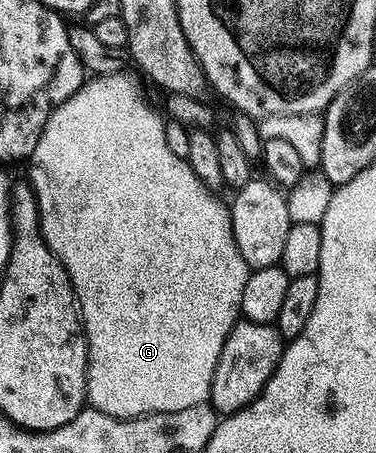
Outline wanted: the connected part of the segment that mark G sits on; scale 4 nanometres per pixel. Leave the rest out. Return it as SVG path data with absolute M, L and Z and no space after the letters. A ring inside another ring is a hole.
M123 71L112 74L92 75L80 86L78 92L70 95L54 112L46 123L42 135L38 139L38 147L34 147L28 165L27 180L32 186L32 191L36 195L36 206L40 208L40 234L44 236L44 241L52 249L52 253L64 264L64 270L68 273L68 278L72 284L72 289L76 293L76 304L80 310L80 320L84 322L84 338L88 341L88 388L86 390L86 401L91 408L102 411L111 417L144 417L148 413L165 413L166 411L182 411L182 407L194 407L205 404L212 395L212 380L214 371L218 367L218 359L222 355L222 347L230 335L237 321L241 320L240 304L242 303L242 291L246 288L246 279L250 272L246 259L242 259L242 251L238 251L238 243L232 234L232 210L227 204L224 205L215 197L217 195L206 183L194 173L185 158L174 155L170 147L166 147L166 131L164 130L165 118L159 117L152 110L150 102L144 98L144 89L140 86L141 78L135 72Z

